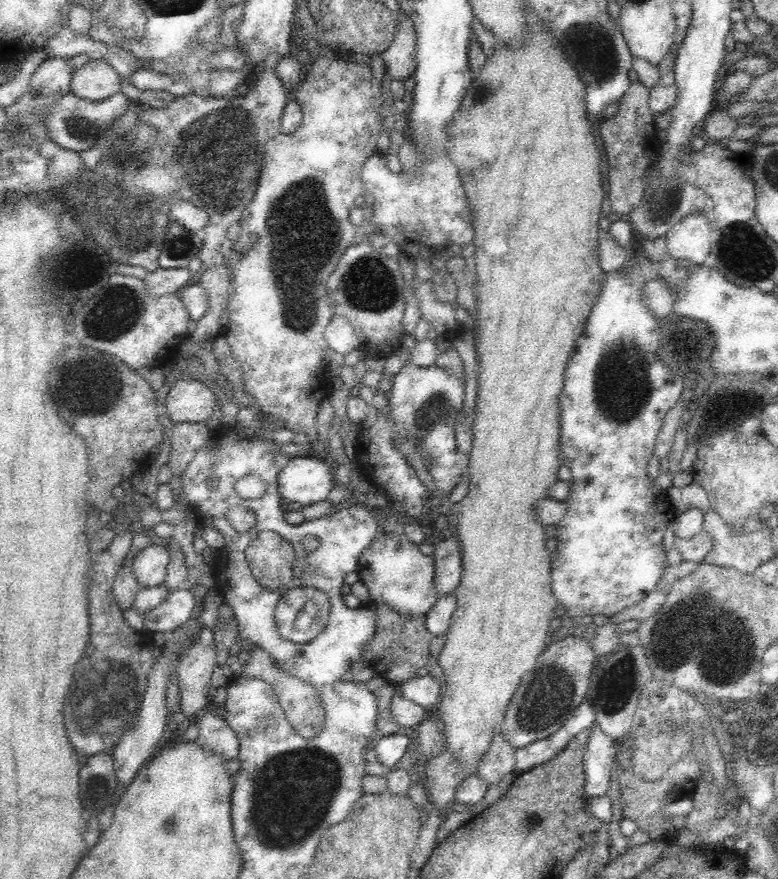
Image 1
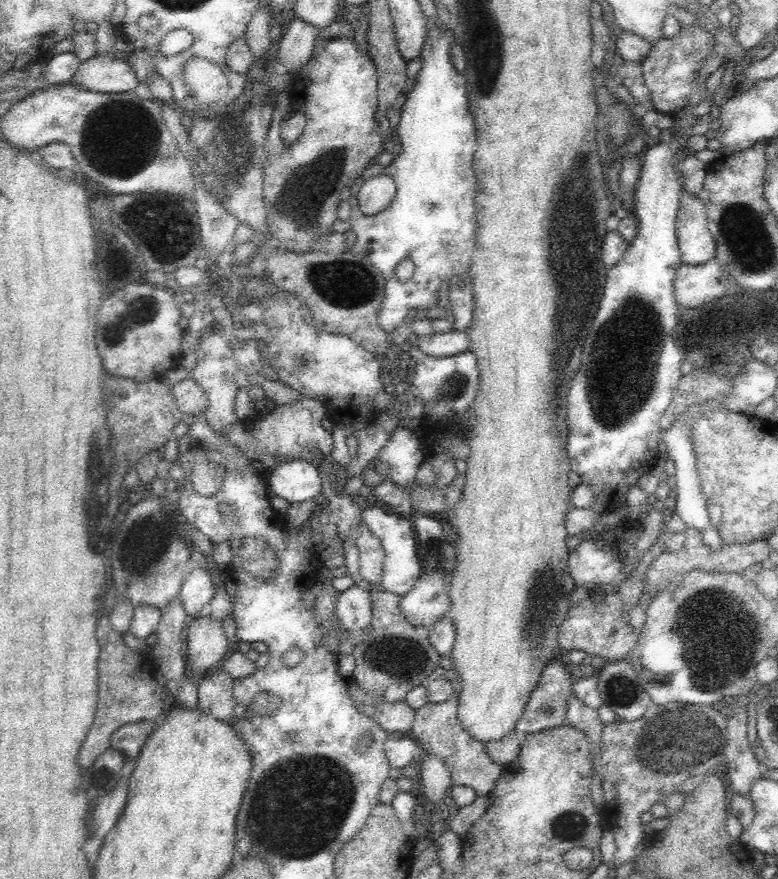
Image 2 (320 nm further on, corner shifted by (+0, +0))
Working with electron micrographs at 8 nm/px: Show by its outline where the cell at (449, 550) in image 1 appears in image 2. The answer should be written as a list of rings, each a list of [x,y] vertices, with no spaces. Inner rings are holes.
[[[430,570],[422,572],[412,590],[402,598],[402,615],[408,623],[418,627],[435,624],[440,618],[447,617],[451,606],[448,586],[444,586],[444,572]]]

